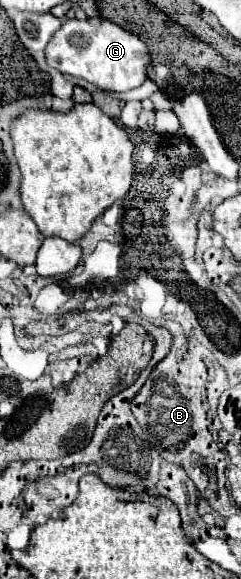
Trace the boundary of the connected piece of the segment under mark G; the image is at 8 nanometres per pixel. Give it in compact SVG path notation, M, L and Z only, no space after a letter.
M95 16L84 21L64 21L46 45L46 63L64 75L86 79L102 91L124 93L140 87L148 79L146 69L150 65L150 53L140 37Z

